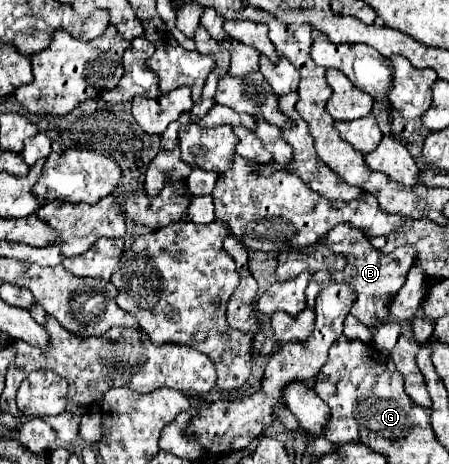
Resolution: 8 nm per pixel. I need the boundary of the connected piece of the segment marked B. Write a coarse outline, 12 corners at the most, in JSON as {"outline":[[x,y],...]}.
{"outline":[[351,225],[319,243],[349,259],[333,281],[357,291],[351,307],[383,325],[415,263],[415,247],[385,255]]}

